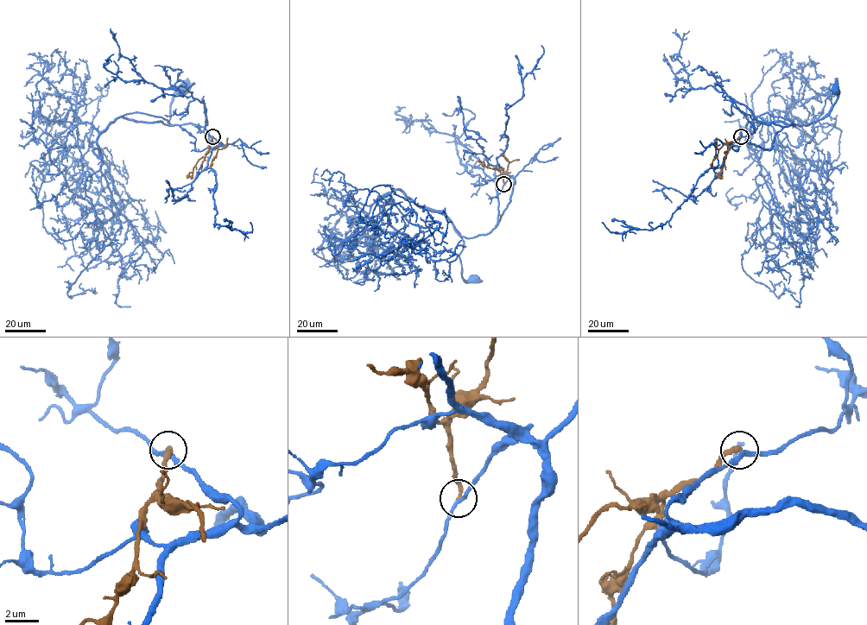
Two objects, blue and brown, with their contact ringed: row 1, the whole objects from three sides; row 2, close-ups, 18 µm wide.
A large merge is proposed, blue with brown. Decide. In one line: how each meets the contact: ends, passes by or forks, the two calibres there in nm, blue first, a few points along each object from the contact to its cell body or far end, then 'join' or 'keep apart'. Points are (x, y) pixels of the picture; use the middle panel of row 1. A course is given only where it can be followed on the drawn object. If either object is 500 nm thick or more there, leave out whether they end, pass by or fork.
blue passes by | brown ends | 200/260 nm | blue via (503, 185), (512, 175), (499, 223), (472, 237), (414, 203), (452, 224), (464, 242), (461, 277), (475, 279) | brown via (503, 184), (503, 176), (497, 169), (488, 168), (478, 160) | keep apart

